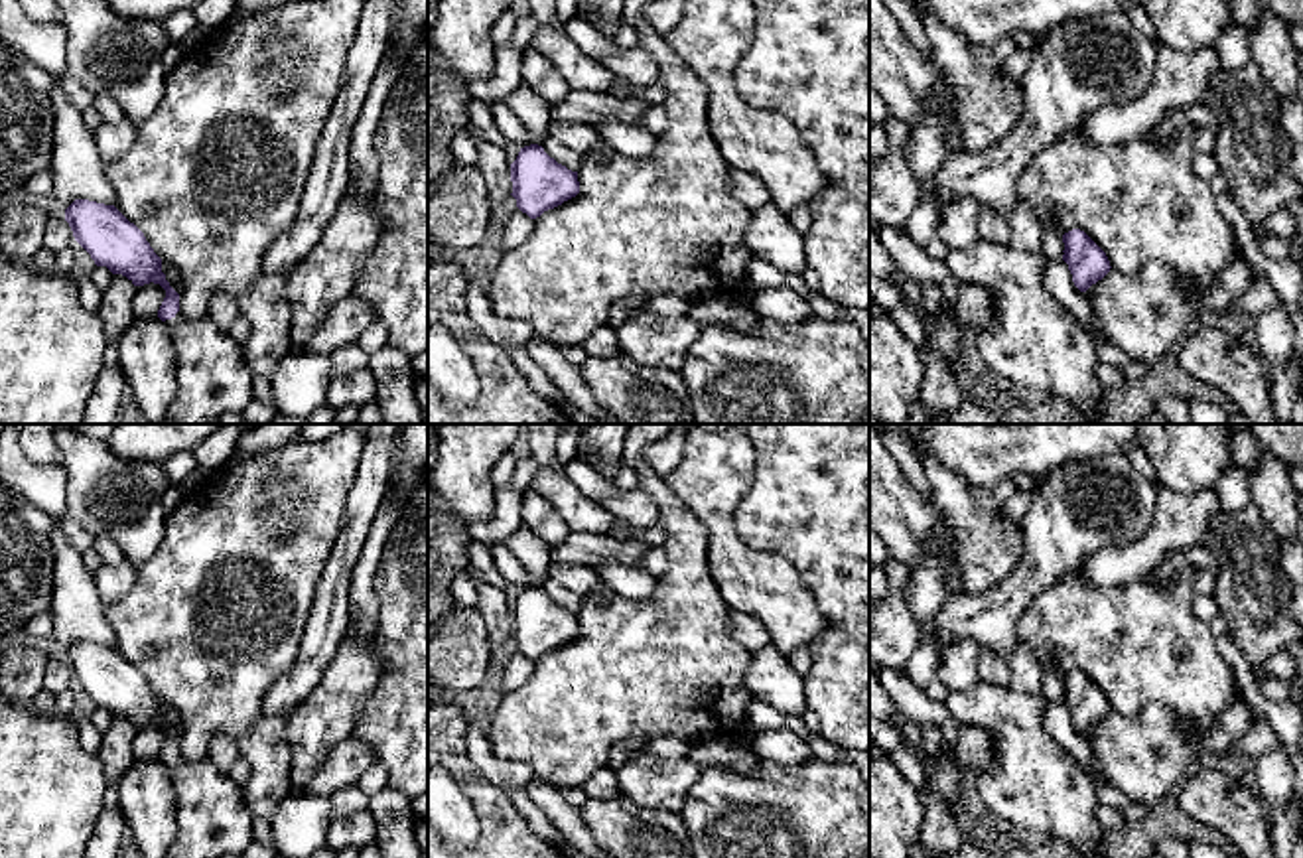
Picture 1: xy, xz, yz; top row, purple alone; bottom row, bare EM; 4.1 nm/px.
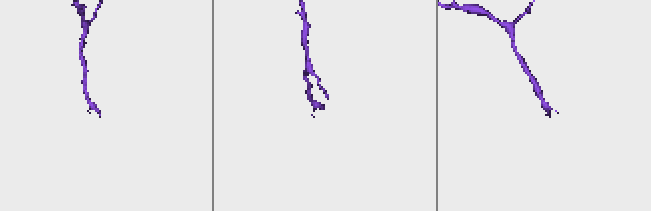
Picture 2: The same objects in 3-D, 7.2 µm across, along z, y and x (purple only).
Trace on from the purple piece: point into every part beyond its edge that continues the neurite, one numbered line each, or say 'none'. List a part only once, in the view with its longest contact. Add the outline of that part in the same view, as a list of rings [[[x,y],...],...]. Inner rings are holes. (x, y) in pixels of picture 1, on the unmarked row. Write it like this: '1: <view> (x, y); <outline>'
1: xy (213, 821); [[[177,753],[164,767],[177,799],[177,836],[168,858],[242,856],[254,842],[254,817],[240,785],[209,759],[191,763]]]

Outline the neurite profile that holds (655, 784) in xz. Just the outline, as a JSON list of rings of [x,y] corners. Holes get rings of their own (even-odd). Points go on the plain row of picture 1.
[[[635,757],[617,769],[619,791],[641,807],[680,813],[702,765],[688,757]]]

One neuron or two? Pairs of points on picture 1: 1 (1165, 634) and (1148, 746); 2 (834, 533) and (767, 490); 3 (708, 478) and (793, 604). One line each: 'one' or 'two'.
1: two
2: one
3: one

